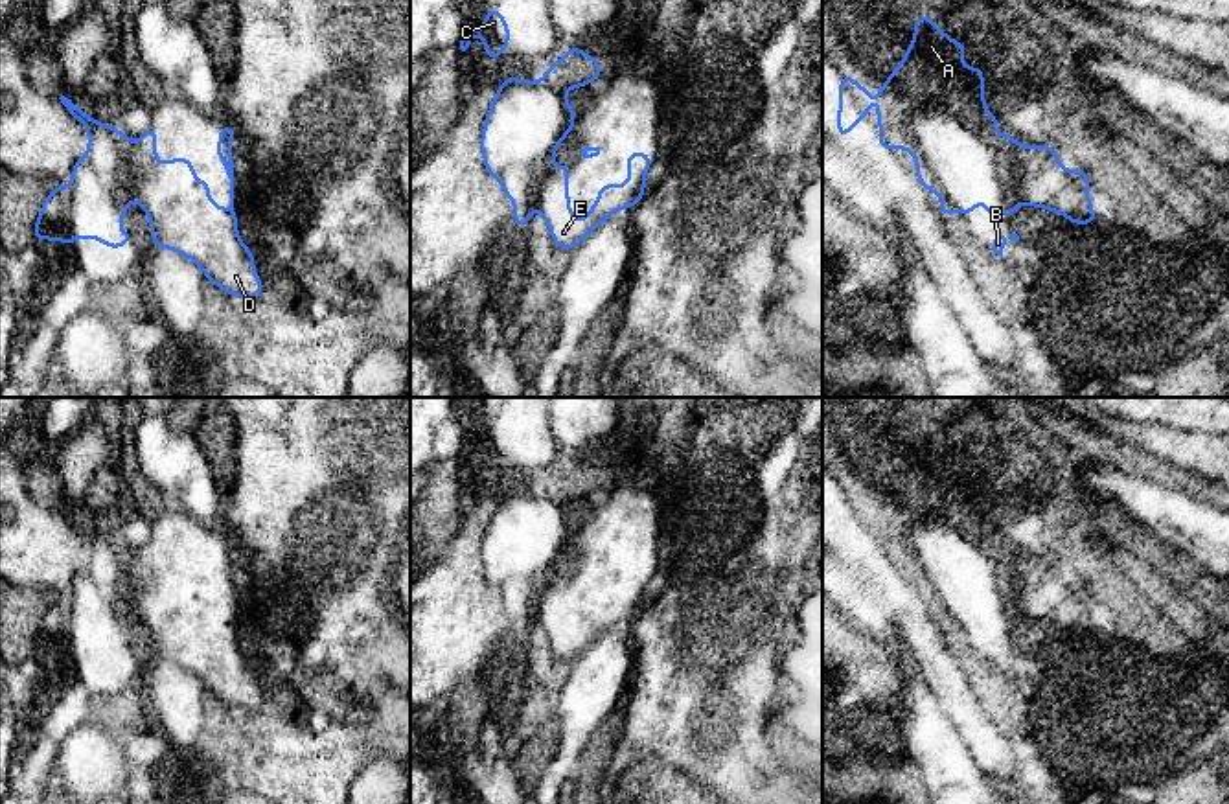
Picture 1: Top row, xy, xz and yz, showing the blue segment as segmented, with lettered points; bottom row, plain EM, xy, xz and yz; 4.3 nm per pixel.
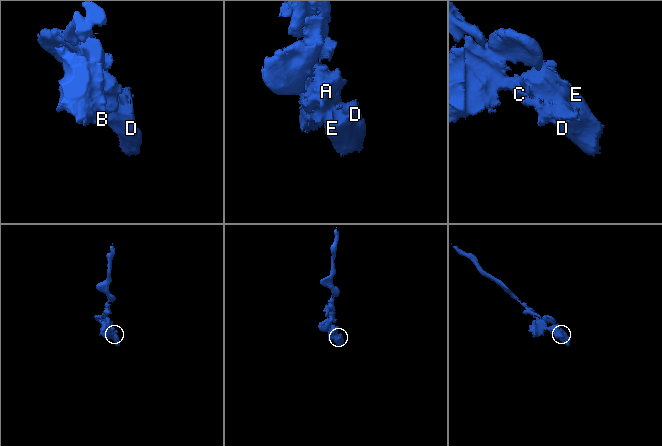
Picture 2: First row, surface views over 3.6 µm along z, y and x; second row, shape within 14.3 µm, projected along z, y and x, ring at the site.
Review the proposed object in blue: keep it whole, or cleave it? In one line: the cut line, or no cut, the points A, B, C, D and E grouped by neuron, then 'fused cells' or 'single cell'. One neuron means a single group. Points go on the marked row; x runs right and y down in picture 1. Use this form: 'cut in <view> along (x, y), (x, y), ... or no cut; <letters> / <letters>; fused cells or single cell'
cut in yz along (1022, 146), (1018, 151), (1020, 201); A B C / D E; fused cells

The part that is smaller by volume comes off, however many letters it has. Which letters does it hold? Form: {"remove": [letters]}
{"remove": ["D", "E"]}

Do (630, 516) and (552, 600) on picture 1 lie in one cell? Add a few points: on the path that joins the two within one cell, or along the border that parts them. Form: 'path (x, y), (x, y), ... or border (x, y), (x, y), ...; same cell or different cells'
path (620, 538), (574, 585); same cell

